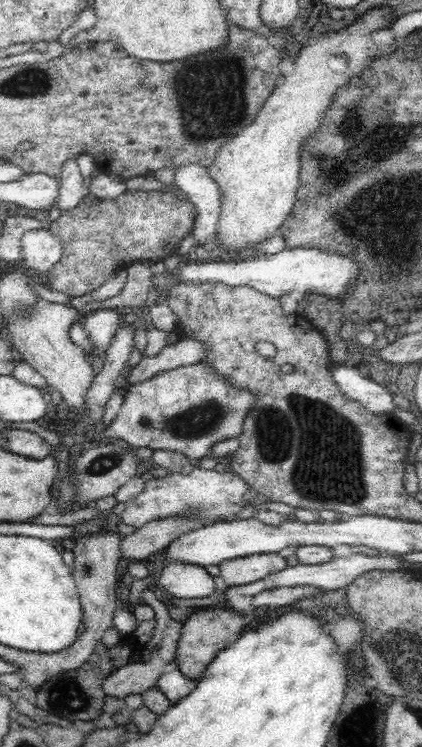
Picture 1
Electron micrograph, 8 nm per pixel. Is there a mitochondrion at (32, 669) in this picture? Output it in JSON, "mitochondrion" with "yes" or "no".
{"mitochondrion":"no"}

